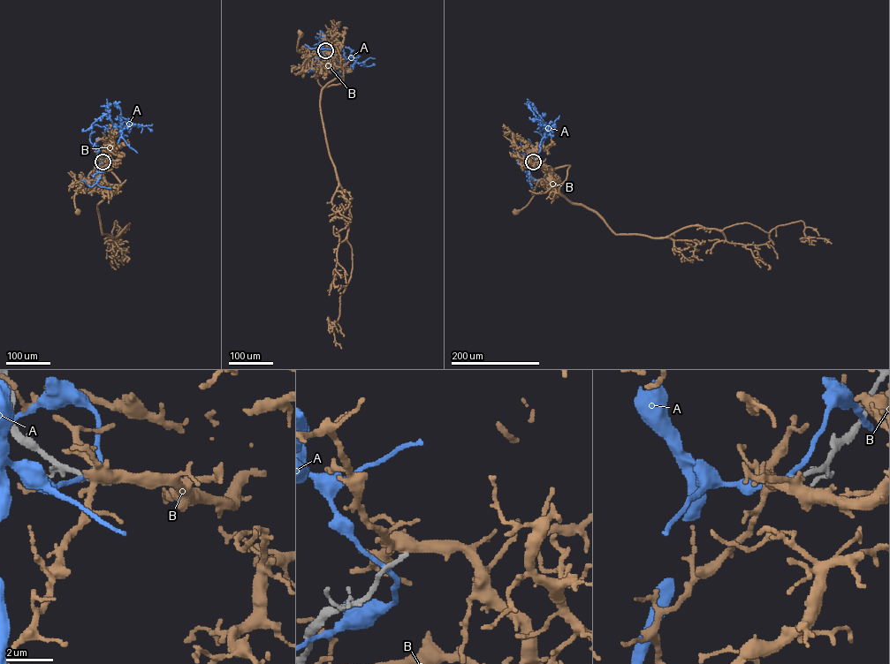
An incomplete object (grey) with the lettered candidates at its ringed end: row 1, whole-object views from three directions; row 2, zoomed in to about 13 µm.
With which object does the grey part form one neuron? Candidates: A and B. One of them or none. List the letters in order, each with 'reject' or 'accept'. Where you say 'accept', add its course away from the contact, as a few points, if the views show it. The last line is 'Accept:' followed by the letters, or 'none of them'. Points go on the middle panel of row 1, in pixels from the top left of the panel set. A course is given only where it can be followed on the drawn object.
A: reject
B: reject
Accept: none of them

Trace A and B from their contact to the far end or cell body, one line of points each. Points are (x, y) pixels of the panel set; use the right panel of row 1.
A: (533, 162), (531, 154), (543, 142), (550, 130), (548, 125), (555, 126), (546, 129), (543, 115), (543, 131)
B: (533, 162), (544, 169)

